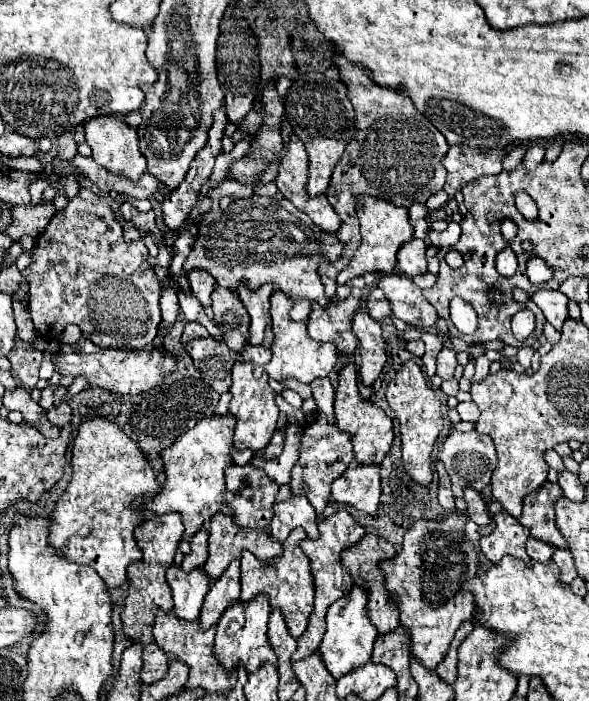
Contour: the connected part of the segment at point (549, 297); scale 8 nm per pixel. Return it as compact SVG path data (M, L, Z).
M541 289L531 299L543 311L547 323L551 323L557 331L561 331L561 325L567 319L567 303L569 303L569 299L561 291L553 291L553 289Z

